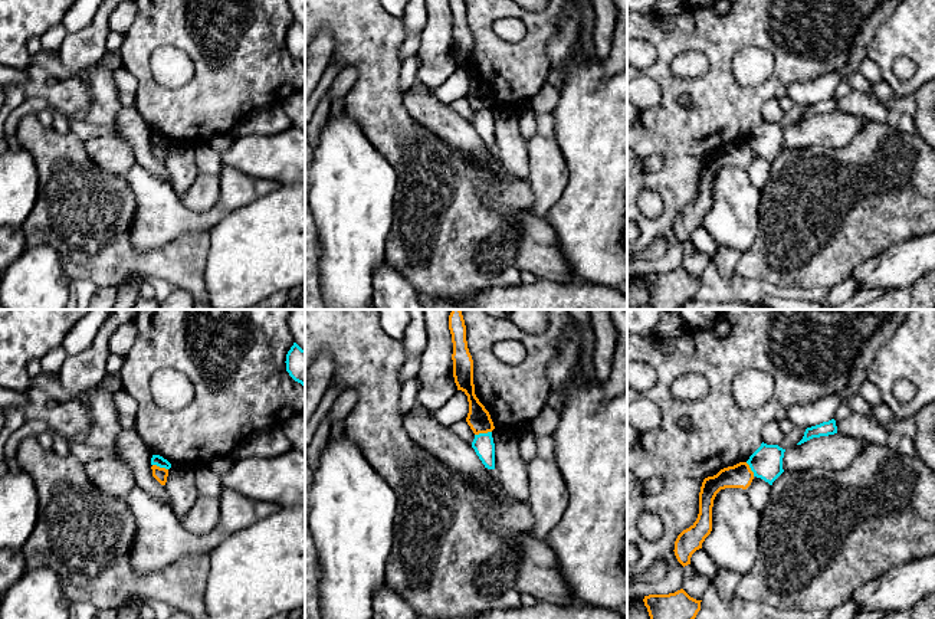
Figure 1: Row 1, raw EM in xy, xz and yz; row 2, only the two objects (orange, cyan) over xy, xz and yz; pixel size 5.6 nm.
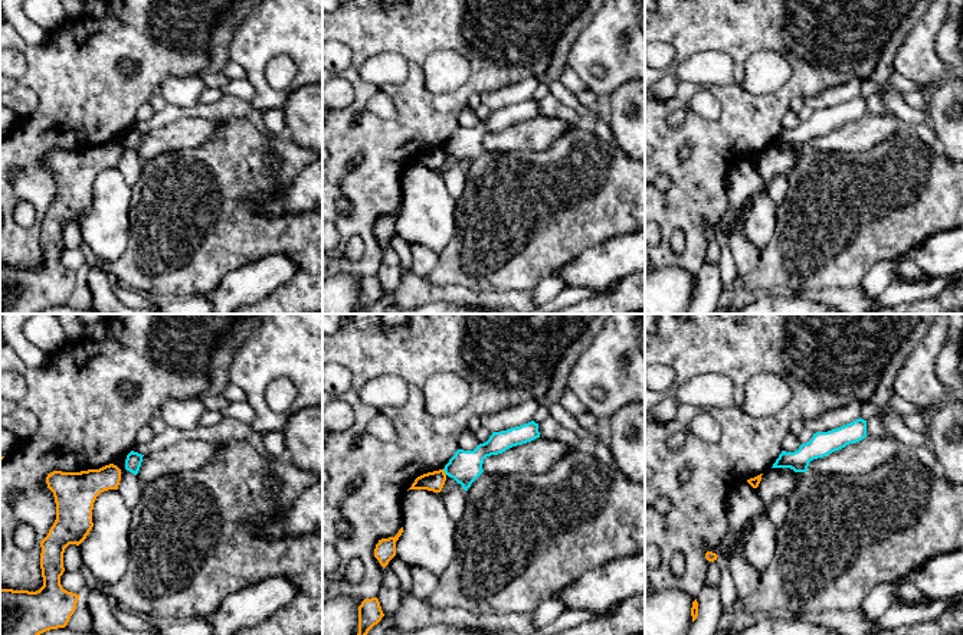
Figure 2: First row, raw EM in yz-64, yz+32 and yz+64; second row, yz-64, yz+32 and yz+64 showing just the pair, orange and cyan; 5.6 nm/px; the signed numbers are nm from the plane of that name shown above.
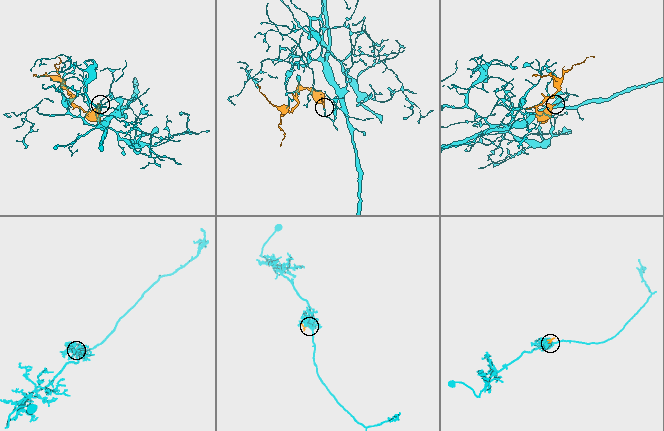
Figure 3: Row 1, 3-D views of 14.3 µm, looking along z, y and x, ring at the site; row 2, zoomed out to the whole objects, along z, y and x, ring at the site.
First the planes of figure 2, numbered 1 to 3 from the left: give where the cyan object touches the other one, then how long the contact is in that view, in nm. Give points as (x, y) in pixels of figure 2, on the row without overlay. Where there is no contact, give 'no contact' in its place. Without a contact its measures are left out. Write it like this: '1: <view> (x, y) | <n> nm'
1: no contact
2: yz+32 (444, 150) | 40 nm
3: no contact

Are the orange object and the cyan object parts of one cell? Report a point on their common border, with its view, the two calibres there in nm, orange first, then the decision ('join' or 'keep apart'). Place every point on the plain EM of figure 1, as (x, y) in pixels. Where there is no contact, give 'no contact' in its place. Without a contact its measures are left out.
contact xz (482, 110); calibres 130 and 120 nm; keep apart

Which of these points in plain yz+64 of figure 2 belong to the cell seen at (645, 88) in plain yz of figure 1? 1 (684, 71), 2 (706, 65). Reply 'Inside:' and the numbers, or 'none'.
Inside: 1, 2

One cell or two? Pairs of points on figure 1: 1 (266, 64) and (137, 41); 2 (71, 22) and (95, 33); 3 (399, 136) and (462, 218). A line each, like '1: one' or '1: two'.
1: one
2: two
3: one

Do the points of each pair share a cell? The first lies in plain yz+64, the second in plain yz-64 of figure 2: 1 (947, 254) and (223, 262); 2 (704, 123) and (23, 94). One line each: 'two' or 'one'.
1: two
2: two

